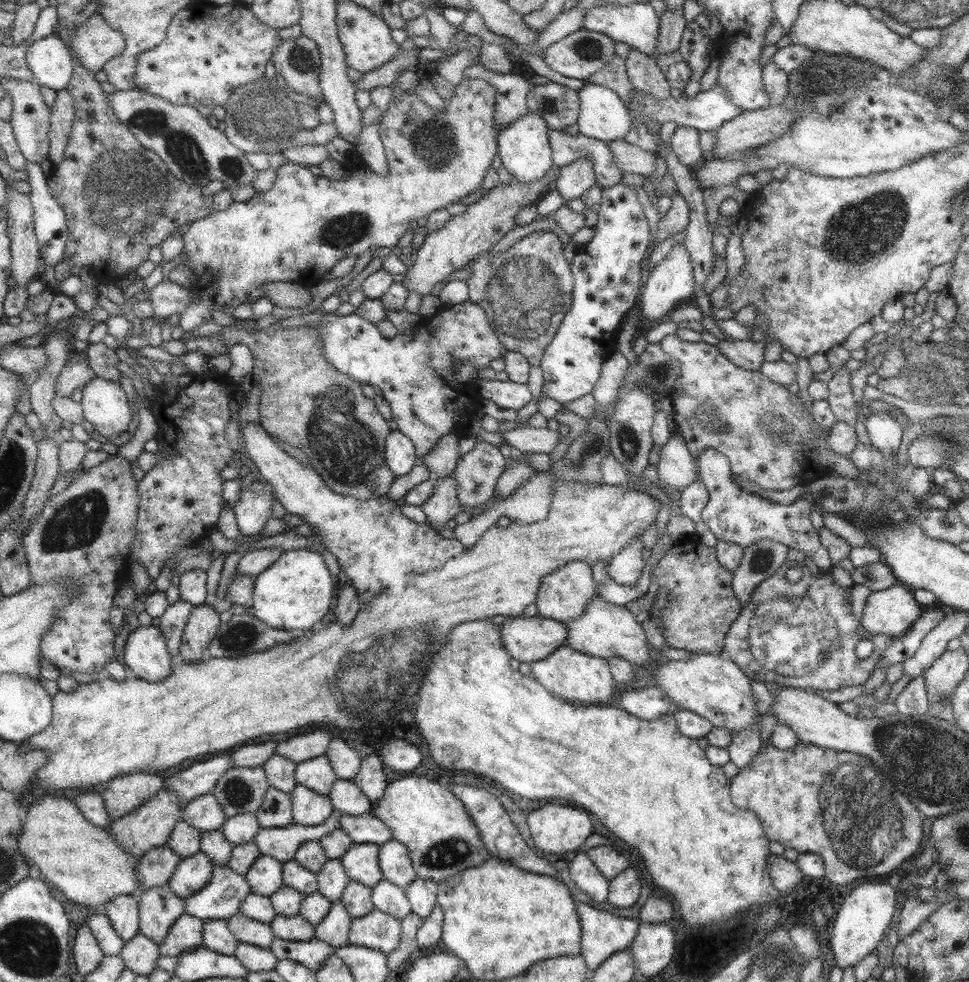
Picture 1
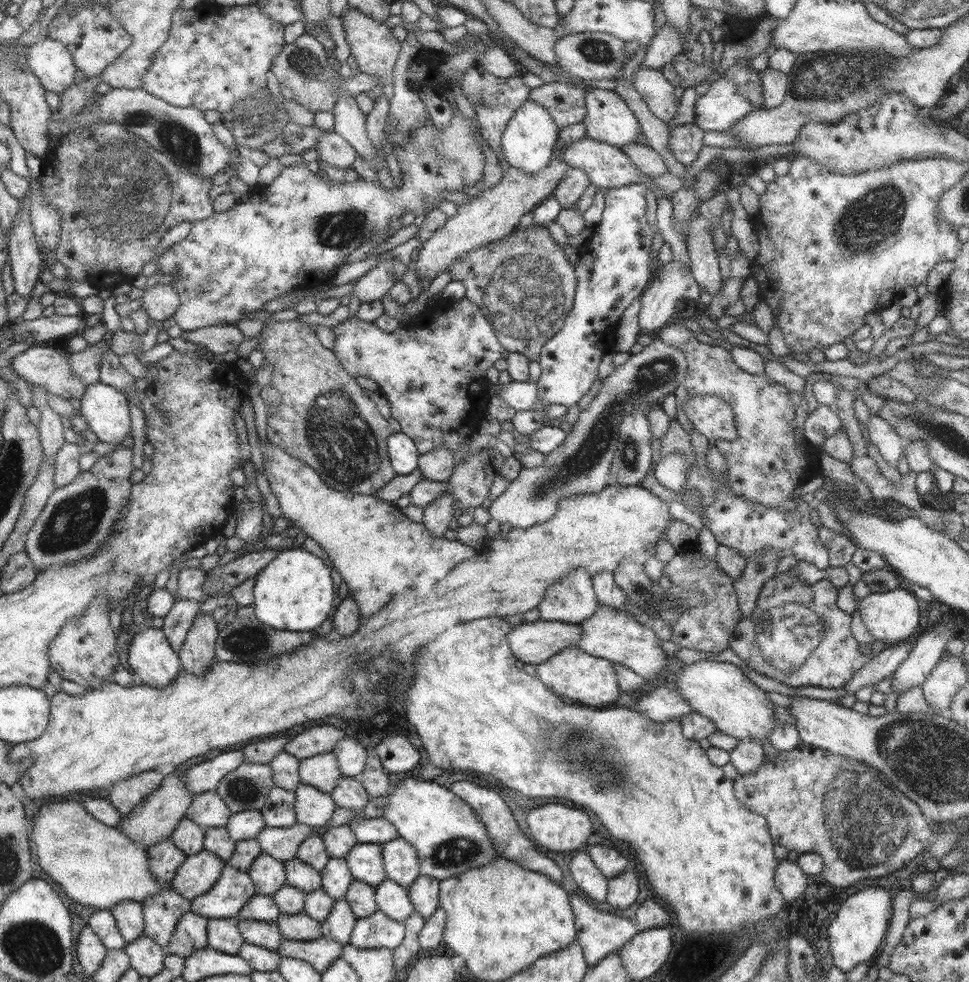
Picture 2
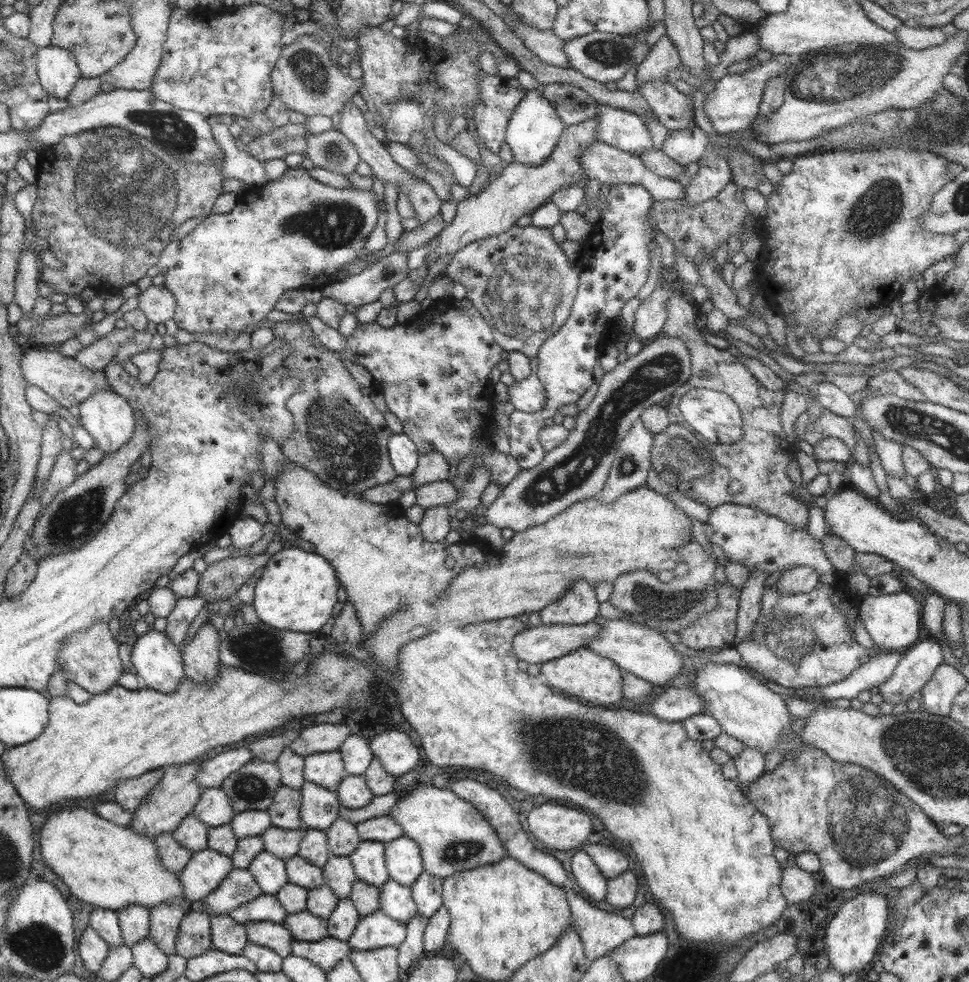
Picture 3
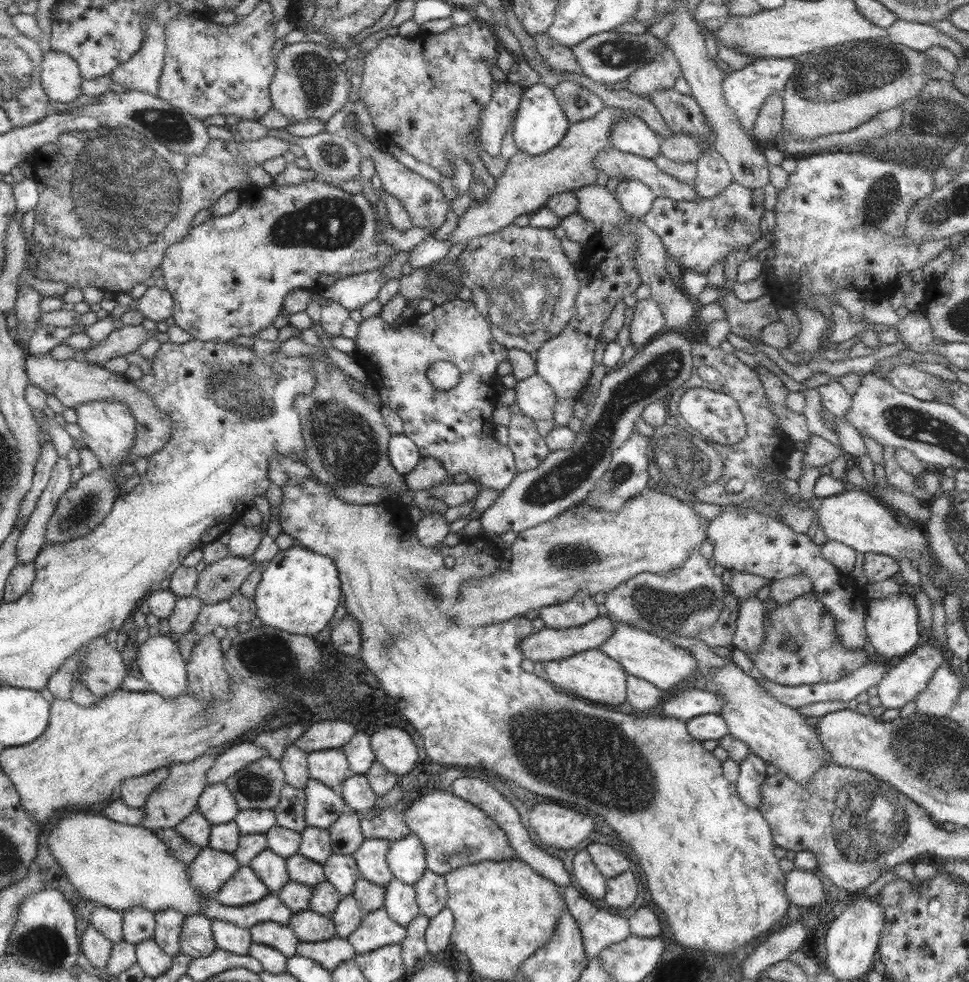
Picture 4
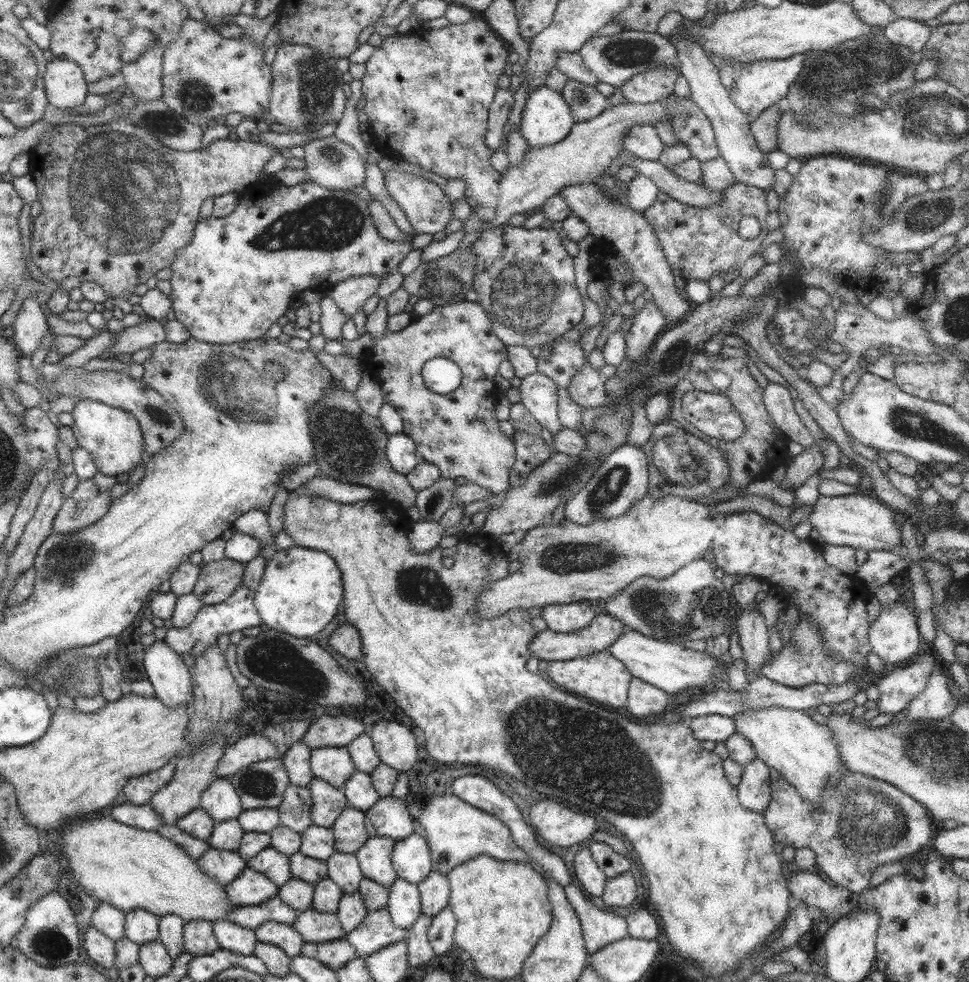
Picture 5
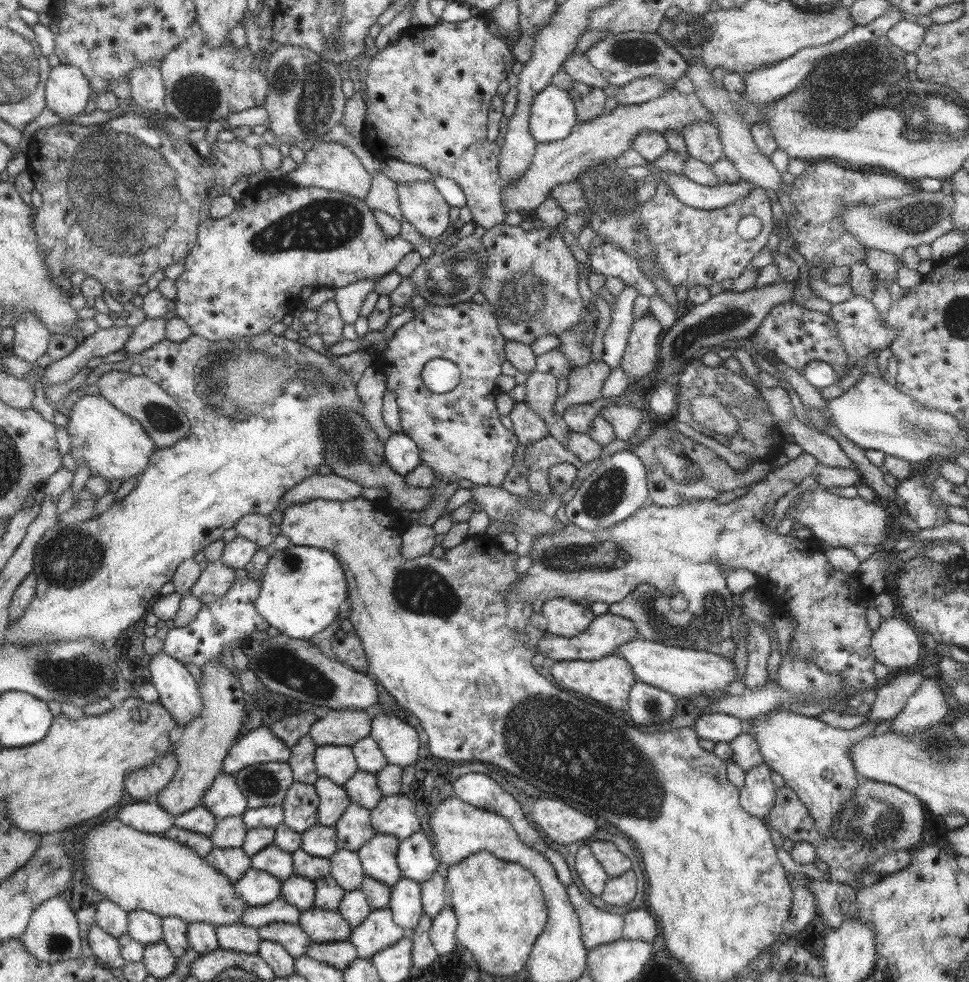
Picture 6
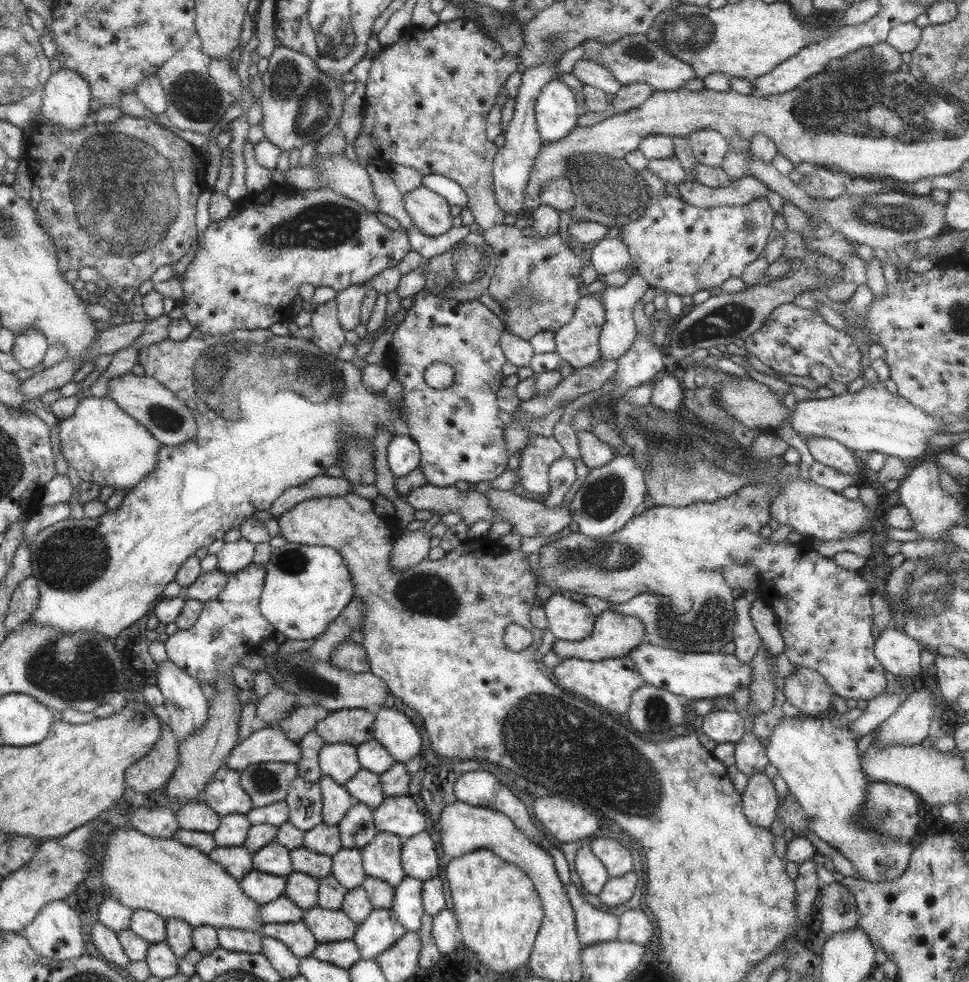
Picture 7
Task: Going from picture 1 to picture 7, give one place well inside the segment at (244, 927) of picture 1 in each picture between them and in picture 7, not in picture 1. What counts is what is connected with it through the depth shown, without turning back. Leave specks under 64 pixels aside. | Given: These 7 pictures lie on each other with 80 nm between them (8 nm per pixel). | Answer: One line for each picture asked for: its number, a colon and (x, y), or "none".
2: (257, 933)
3: (276, 937)
4: (280, 937)
5: (286, 937)
6: (291, 937)
7: (299, 940)

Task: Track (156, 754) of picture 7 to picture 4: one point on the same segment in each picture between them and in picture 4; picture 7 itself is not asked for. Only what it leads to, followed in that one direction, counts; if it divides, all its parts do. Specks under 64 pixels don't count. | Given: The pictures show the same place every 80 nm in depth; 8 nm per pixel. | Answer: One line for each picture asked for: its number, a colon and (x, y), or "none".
4: (135, 792)
5: (140, 791)
6: (144, 785)

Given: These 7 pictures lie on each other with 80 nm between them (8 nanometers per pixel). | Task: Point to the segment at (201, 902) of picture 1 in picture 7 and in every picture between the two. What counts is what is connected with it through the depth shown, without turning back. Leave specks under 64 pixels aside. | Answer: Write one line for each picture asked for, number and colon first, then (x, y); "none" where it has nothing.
2: (233, 889)
3: (239, 887)
4: (244, 888)
5: (251, 888)
6: (255, 888)
7: (263, 888)

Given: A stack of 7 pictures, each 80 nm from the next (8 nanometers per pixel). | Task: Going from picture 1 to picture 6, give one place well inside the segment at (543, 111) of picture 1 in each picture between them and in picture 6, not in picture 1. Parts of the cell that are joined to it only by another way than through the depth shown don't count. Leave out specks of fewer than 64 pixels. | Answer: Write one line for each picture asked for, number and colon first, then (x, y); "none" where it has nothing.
2: (565, 104)
3: (572, 105)
4: (577, 103)
5: (585, 102)
6: (588, 101)

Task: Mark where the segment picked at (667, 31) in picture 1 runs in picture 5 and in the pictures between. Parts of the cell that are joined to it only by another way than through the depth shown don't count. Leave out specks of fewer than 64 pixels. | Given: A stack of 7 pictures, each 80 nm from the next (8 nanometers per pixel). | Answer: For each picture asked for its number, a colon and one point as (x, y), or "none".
2: (666, 44)
3: (662, 58)
4: (661, 73)
5: (647, 87)

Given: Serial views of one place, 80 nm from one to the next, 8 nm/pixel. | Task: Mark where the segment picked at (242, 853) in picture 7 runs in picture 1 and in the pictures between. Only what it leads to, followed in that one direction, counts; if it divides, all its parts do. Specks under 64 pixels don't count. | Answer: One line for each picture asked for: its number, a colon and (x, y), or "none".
1: (192, 873)
2: (196, 875)
3: (204, 871)
4: (210, 869)
5: (224, 866)
6: (232, 862)

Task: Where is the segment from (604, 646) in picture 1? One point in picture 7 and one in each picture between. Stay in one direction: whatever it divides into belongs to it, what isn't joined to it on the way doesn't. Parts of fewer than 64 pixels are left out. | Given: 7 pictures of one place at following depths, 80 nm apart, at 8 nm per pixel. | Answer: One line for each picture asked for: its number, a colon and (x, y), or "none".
2: (612, 634)
3: (635, 648)
4: (643, 654)
5: (669, 667)
6: (681, 672)
7: (689, 675)

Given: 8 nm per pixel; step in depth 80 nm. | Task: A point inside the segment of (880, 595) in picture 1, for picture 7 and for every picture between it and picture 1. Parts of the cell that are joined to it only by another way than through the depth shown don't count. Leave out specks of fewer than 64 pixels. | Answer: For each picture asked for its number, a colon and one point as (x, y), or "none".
2: (892, 616)
3: (892, 621)
4: (891, 623)
5: (893, 634)
6: (895, 644)
7: (899, 654)

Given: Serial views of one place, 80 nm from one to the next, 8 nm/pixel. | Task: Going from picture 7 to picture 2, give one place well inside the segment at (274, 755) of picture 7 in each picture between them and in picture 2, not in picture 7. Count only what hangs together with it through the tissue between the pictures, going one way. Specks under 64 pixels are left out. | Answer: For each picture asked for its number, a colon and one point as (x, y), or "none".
2: (203, 777)
3: (212, 773)
4: (238, 756)
5: (252, 748)
6: (259, 746)

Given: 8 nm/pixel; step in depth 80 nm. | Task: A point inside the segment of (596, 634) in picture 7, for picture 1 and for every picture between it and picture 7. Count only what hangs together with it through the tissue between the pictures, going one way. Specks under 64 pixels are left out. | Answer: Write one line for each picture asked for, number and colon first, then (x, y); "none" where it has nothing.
1: (528, 639)
2: (534, 642)
3: (535, 645)
4: (548, 644)
5: (550, 646)
6: (603, 636)

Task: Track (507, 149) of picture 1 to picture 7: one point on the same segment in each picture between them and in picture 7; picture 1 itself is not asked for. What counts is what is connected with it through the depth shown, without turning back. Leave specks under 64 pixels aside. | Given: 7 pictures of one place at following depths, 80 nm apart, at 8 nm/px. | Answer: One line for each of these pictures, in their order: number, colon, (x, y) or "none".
2: (526, 142)
3: (533, 129)
4: (539, 123)
5: (545, 119)
6: (552, 117)
7: (555, 112)

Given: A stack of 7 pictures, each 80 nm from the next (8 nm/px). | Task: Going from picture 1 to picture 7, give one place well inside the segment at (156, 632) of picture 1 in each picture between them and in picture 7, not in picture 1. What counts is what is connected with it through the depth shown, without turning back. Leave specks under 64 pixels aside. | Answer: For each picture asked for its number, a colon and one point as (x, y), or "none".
2: (152, 659)
3: (157, 661)
4: (159, 660)
5: (170, 677)
6: (178, 695)
7: (187, 708)

